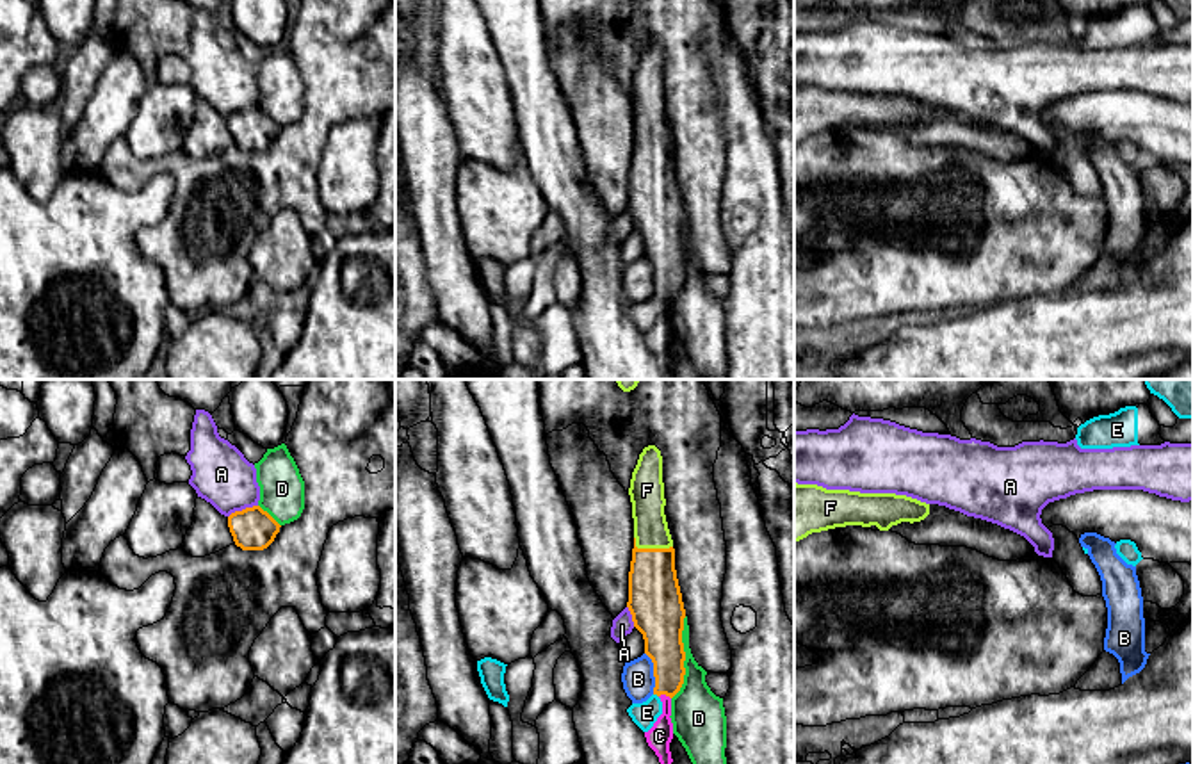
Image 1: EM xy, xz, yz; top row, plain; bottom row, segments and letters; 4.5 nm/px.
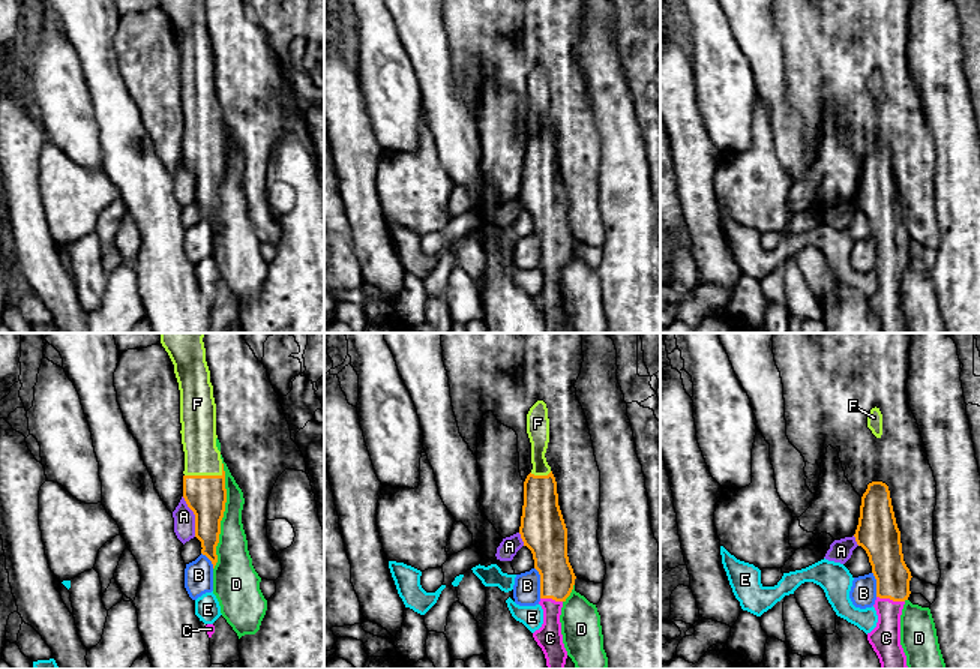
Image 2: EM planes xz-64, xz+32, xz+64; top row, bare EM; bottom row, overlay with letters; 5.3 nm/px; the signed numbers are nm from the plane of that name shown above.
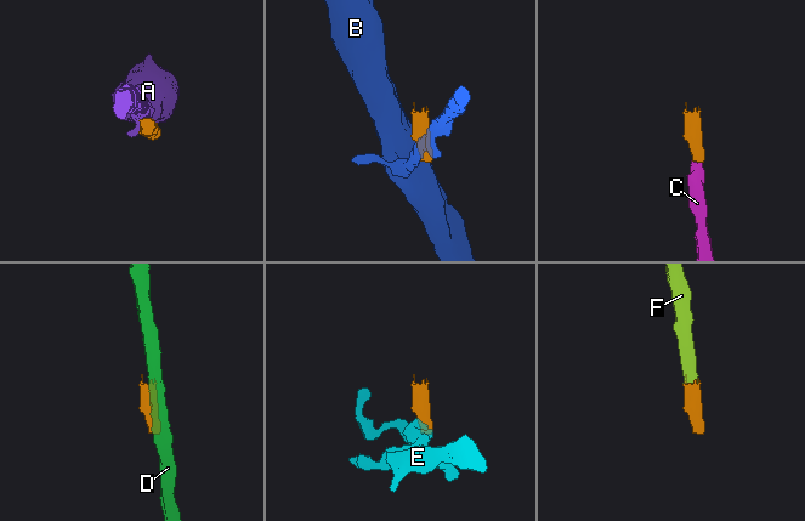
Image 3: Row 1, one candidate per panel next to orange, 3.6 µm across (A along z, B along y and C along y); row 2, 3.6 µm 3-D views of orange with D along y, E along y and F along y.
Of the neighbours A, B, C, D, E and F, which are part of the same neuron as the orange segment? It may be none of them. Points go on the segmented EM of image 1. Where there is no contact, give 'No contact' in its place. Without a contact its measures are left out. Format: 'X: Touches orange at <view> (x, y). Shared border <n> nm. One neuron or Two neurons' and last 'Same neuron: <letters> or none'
A: Touches orange at xy (243, 510). Shared border 150 nm. Two neurons
B: Touches orange at xz (654, 674). Shared border 200 nm. Two neurons
C: Touches orange at xz (665, 693). Shared border 60 nm. One neuron
D: Touches orange at xz (684, 658). Shared border 380 nm. Two neurons
E: Touches orange at xz (656, 693). Shared border 30 nm. Two neurons
F: Touches orange at xz (650, 549). Shared border 180 nm. One neuron
Same neuron: C, F

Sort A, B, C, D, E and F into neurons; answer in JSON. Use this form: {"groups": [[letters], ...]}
{"groups": [["A"], ["B"], ["C", "F"], ["D"], ["E"]]}

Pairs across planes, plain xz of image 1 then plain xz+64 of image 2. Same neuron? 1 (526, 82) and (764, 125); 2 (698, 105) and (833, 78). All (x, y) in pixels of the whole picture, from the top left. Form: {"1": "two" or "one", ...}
{"1": "two", "2": "one"}

